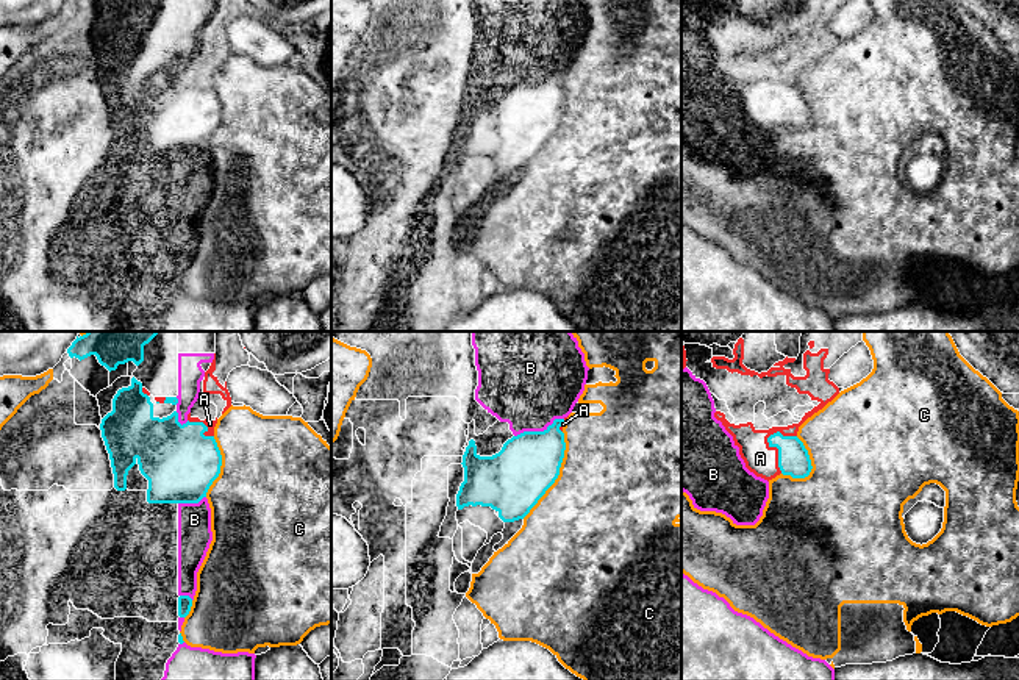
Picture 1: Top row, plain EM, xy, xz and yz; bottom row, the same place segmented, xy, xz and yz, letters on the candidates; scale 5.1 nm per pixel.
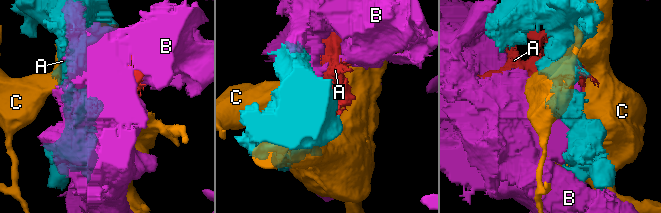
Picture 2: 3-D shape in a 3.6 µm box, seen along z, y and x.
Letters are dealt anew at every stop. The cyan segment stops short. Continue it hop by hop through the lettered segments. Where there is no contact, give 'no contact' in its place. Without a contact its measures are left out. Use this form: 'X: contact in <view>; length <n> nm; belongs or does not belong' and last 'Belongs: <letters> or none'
A: contact in yz; length 220 nm; belongs
B: contact in xz; length 280 nm; does not belong
C: contact in xz; length 500 nm; does not belong
Belongs: A

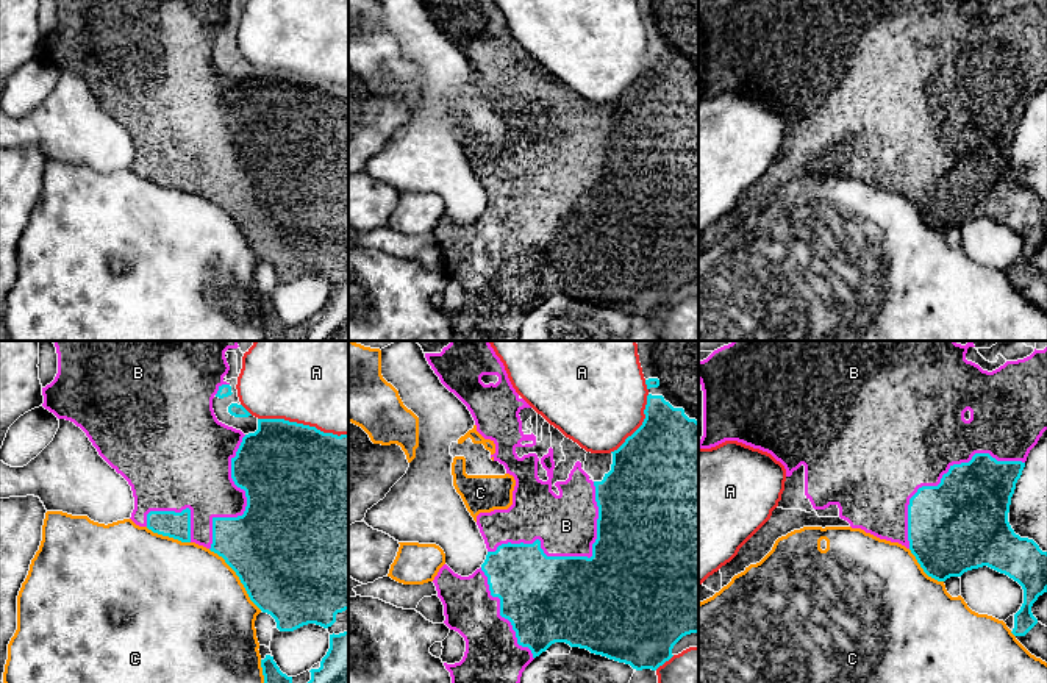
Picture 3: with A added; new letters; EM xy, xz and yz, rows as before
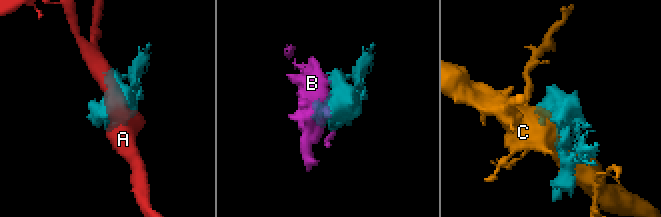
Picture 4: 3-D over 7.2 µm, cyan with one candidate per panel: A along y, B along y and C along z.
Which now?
A: contact in xy; length 480 nm; does not belong
B: contact in xz; length 650 nm; does not belong
C: contact in xy; length 420 nm; does not belong
Belongs: none

